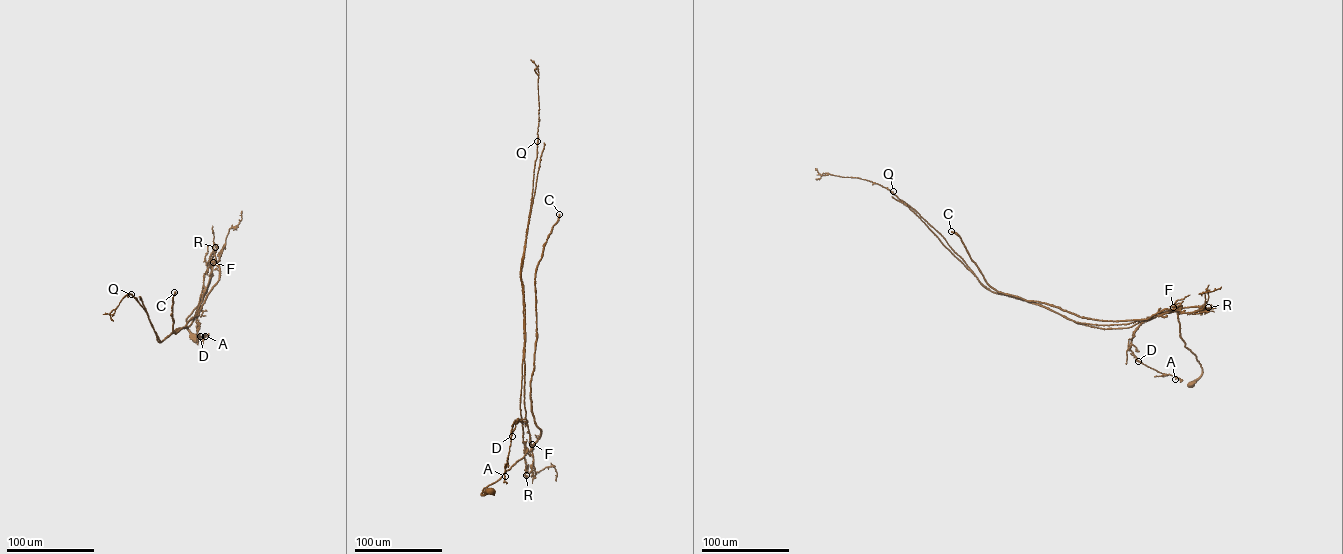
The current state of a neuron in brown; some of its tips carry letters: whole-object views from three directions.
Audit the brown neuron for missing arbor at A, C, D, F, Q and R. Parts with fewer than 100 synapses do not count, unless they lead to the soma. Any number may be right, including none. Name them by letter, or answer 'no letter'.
C

